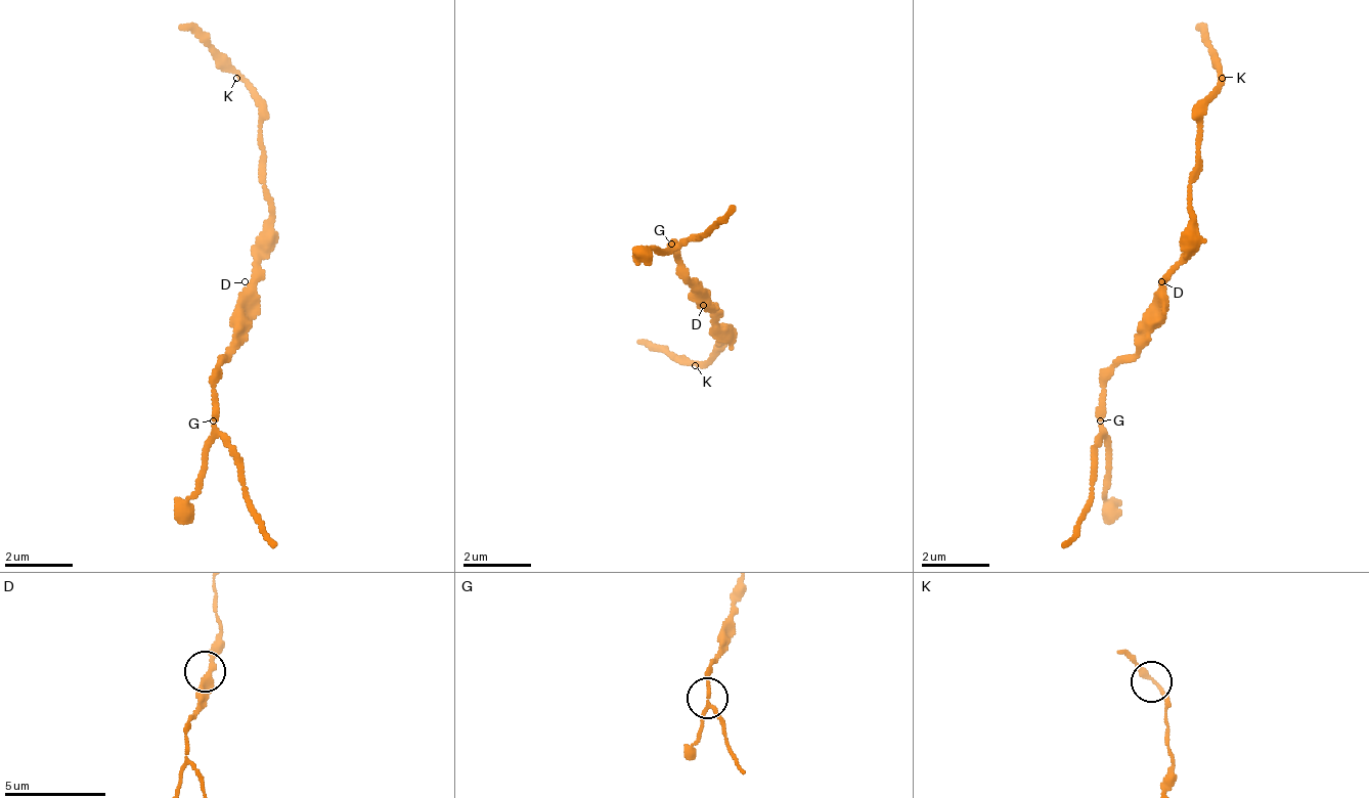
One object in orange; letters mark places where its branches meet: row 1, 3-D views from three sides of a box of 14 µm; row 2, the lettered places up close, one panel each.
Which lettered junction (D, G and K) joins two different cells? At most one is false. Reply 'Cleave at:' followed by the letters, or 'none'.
Cleave at: G

